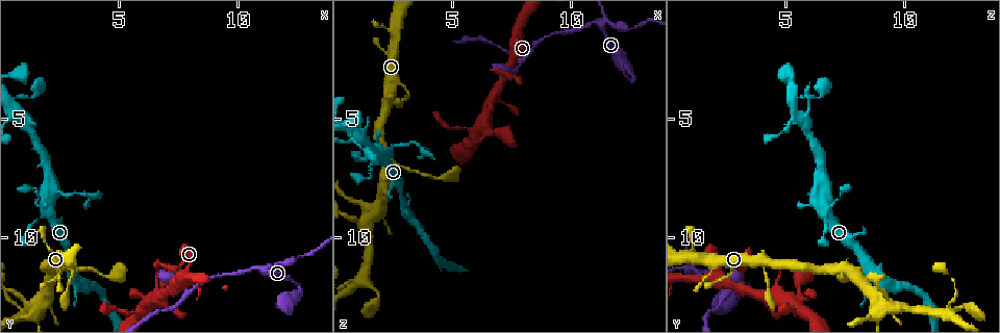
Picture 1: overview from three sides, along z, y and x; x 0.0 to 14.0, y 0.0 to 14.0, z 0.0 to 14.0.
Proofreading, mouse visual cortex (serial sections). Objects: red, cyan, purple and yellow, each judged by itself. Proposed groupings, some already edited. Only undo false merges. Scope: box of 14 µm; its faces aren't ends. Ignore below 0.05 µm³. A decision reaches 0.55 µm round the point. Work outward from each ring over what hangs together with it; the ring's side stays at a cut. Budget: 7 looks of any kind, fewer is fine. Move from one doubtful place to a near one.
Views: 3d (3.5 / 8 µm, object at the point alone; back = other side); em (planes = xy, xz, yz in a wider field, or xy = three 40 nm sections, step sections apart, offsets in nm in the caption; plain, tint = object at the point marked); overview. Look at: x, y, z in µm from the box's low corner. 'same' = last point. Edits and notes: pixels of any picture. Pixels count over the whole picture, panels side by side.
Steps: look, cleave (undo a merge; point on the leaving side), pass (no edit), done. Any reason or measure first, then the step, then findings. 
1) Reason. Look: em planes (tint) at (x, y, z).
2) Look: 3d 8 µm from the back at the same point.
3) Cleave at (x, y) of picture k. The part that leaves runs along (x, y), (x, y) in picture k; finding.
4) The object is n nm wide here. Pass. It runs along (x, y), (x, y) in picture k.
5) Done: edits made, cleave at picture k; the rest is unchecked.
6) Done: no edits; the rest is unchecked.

Thick turns thin. Look: 3d 3.5 µm at (3.1, 10.9, 3.8).

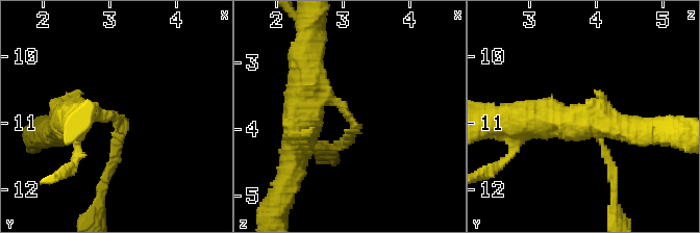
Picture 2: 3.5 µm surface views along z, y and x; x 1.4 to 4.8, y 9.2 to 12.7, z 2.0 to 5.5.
The arms are 150, 500 nm wide. Look: em xy step 1 (tint) at (3.05, 10.90, 3.75).

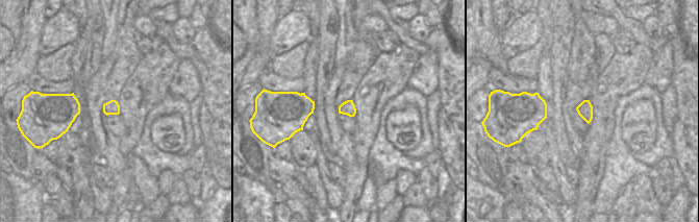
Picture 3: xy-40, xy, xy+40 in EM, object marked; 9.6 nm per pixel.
Pass. Continuous, no second cell.

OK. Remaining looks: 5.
Four arms meet. Look: 3d 3.5 µm at (11.0, 11.3, 1.0).

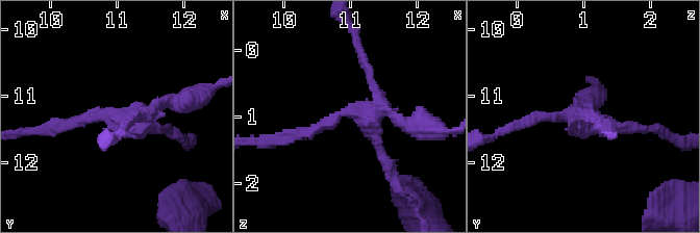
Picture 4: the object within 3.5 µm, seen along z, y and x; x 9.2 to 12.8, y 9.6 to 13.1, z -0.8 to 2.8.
4 arms meet here; the arms are 150, 150, 150, 200 nm wide. Look: em xy step 2 (tint) at (11.05, 11.35, 1.00).

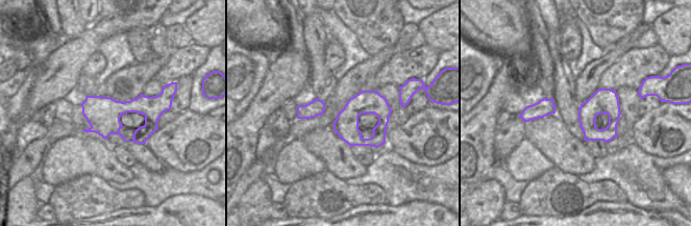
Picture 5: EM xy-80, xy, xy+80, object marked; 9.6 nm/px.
Pass. It runs along (389, 165), (351, 112), (293, 136) in picture 4; all the same cell.

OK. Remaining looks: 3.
Abrupt turn. Look: 3d 3.5 µm at (8.0, 12.3, 2.5).

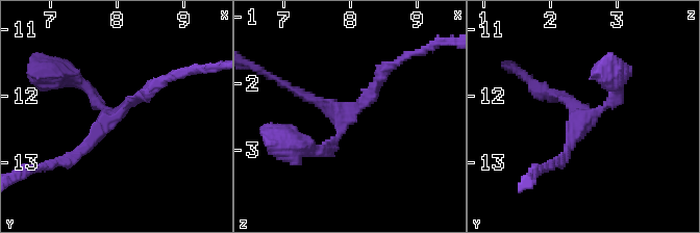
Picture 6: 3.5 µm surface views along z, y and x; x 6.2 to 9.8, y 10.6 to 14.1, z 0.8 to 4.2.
3 arms meet here; the arms are 150, 200, 200 nm wide. Look: em xy step 2 (tint) at (7.95, 12.30, 2.45).

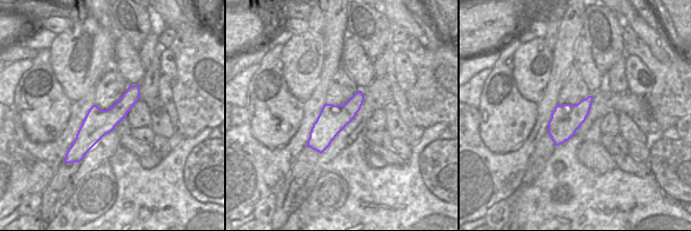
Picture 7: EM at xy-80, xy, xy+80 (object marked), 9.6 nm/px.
Look: em planes (tint) at the same point.

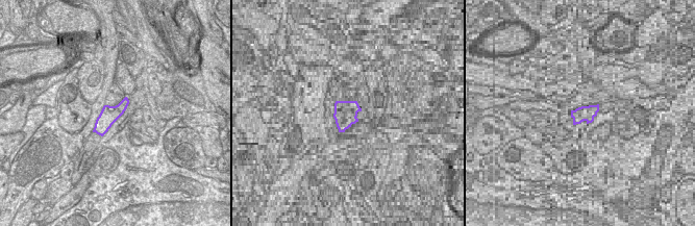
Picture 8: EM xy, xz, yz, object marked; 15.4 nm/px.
Pass. It runs along (388, 68), (326, 151), (314, 151) in picture 6; all the same cell.

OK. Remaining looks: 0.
Done: no edits; the rest is unchecked.

